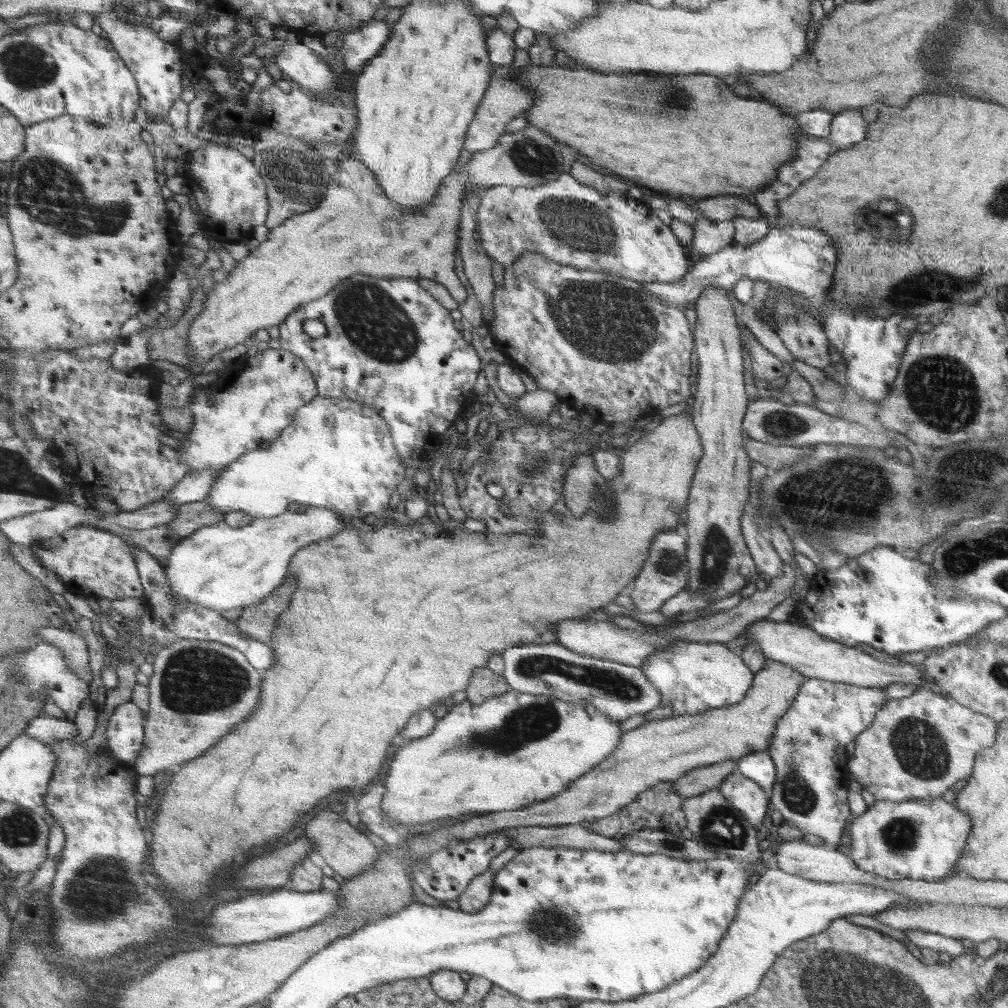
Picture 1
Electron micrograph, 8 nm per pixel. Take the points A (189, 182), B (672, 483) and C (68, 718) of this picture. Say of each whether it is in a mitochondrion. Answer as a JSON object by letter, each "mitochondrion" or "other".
{"A":"other","B":"other","C":"other"}

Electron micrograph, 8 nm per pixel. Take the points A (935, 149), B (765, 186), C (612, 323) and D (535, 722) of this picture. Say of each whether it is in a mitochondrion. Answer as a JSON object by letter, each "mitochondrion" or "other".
{"A":"other","B":"other","C":"mitochondrion","D":"mitochondrion"}

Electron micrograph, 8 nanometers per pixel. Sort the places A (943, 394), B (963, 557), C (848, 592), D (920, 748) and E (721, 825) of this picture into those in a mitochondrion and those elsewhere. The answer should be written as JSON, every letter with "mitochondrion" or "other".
{"A":"mitochondrion","B":"mitochondrion","C":"other","D":"mitochondrion","E":"mitochondrion"}

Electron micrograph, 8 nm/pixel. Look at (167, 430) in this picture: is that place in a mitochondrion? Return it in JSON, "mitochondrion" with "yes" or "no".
{"mitochondrion":"no"}

